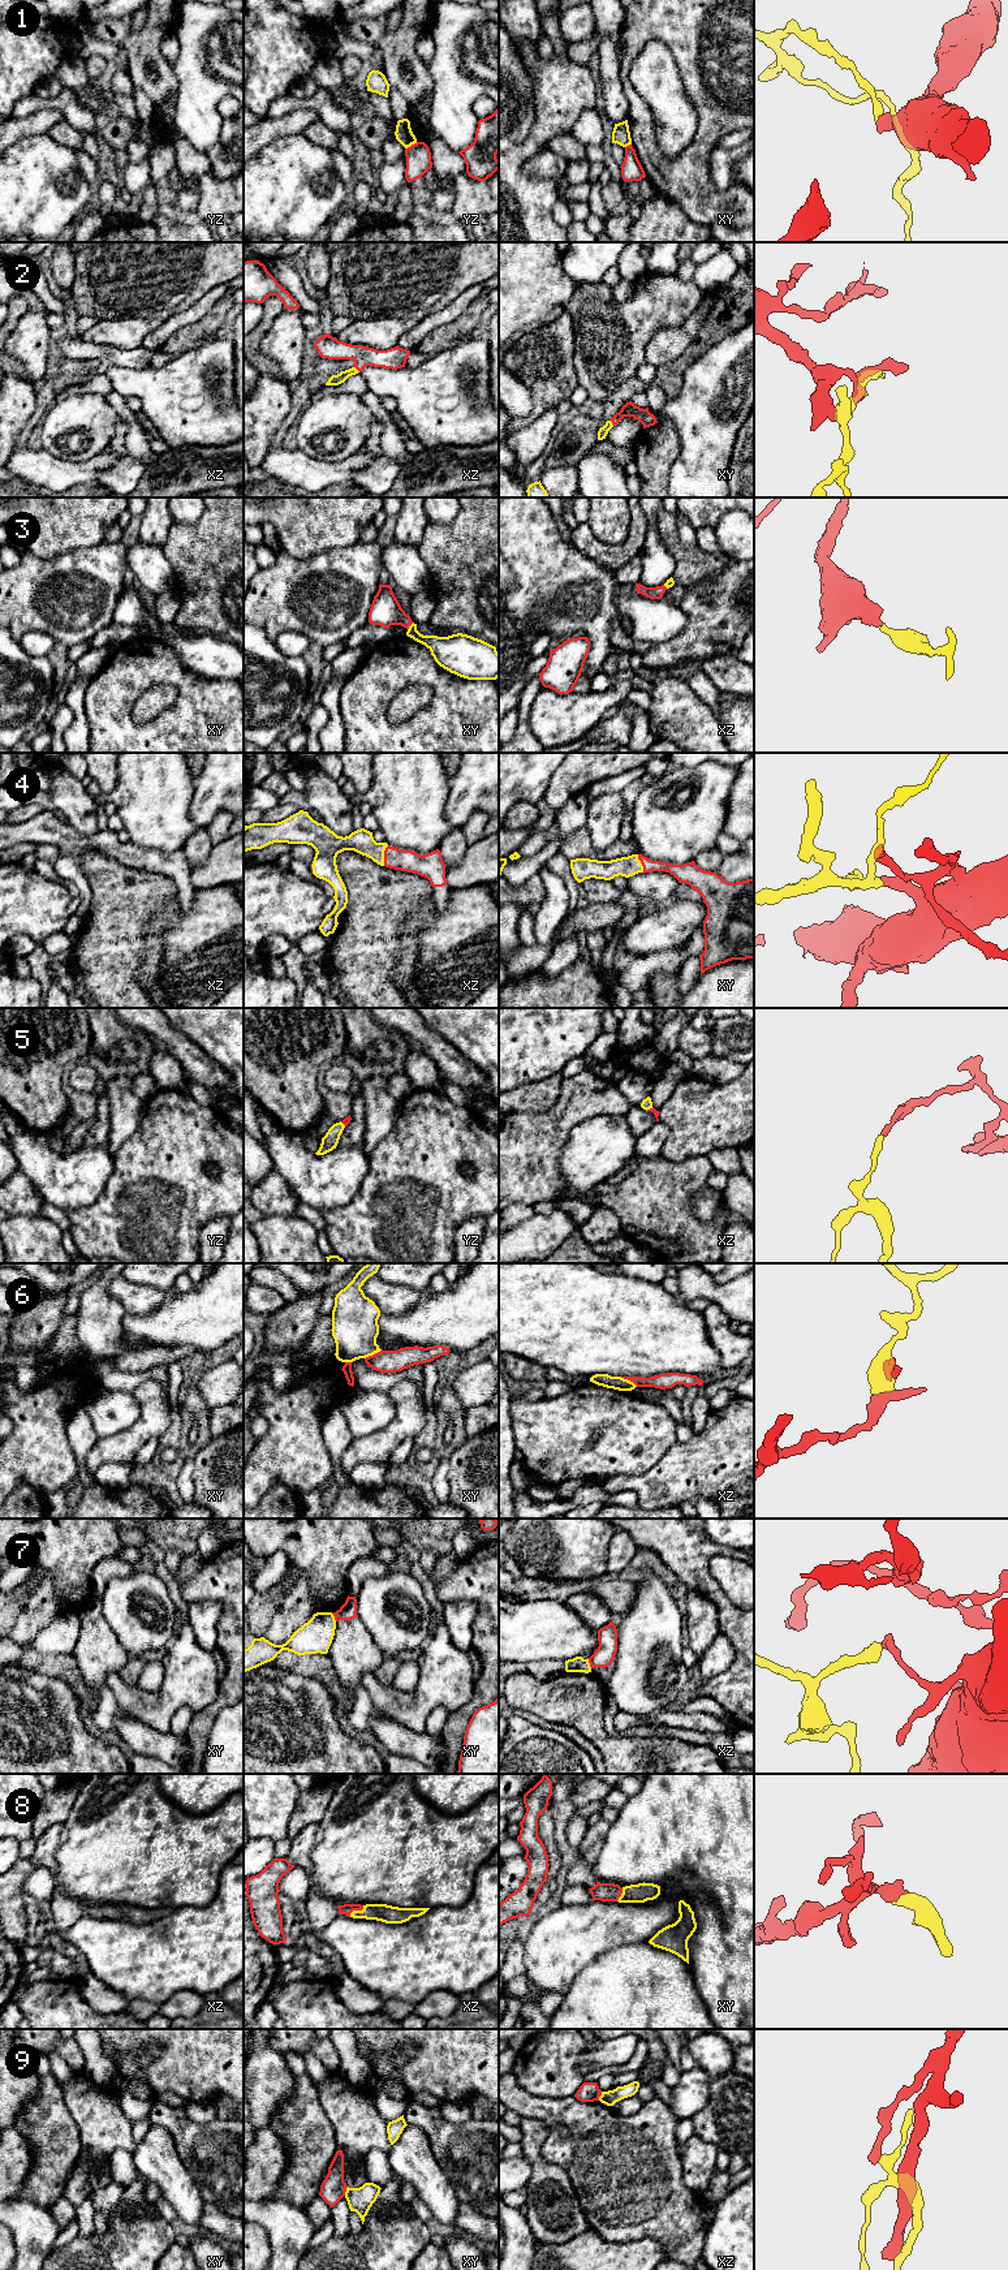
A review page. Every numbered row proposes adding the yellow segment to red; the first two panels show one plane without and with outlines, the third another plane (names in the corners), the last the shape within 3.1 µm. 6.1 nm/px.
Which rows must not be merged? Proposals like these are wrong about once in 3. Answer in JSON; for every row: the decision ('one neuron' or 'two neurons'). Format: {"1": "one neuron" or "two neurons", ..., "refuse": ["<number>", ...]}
{"1": "two neurons", "2": "one neuron", "3": "one neuron", "4": "one neuron", "5": "one neuron", "6": "two neurons", "7": "two neurons", "8": "one neuron", "9": "two neurons", "refuse": ["1", "6", "7", "9"]}

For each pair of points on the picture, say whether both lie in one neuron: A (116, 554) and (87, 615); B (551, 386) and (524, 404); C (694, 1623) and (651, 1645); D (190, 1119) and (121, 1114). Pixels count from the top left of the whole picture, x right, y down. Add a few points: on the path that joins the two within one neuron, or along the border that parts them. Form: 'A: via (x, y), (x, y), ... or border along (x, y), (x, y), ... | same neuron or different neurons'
A: via (100, 569), (87, 588), (87, 599) | same neuron
B: border along (513, 374), (532, 399), (532, 410), (524, 418) | different neurons
C: border along (684, 1624), (685, 1631) | different neurons
D: border along (146, 1103), (137, 1128), (124, 1141) | different neurons

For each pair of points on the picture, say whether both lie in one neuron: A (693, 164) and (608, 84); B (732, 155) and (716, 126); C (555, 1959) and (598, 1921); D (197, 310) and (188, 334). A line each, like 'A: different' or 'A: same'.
A: different
B: different
C: same
D: different

